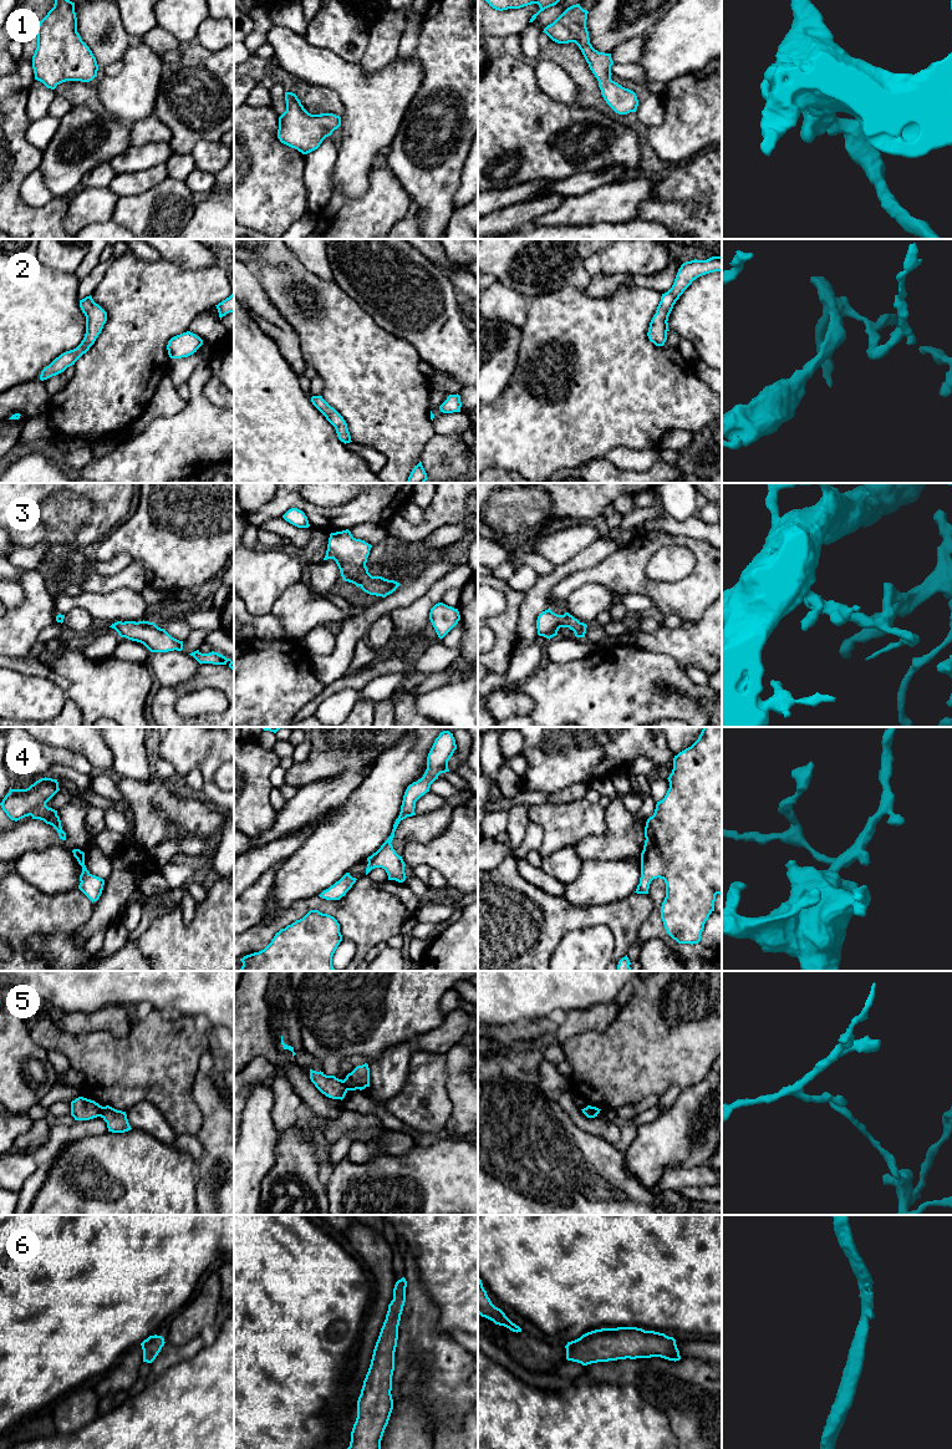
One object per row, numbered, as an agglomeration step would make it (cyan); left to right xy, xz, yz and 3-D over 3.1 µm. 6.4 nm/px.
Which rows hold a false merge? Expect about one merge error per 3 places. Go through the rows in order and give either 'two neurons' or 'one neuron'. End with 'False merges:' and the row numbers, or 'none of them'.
1: one neuron
2: one neuron
3: one neuron
4: one neuron
5: two neurons
6: one neuron
False merges: 5

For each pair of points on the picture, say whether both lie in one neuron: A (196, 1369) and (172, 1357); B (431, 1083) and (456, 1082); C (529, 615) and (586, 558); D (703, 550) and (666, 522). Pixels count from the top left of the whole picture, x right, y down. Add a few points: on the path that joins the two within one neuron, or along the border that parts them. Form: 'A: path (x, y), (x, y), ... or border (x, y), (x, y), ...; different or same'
A: border (204, 1346), (192, 1357), (177, 1362), (154, 1376); different
B: border (443, 1055), (446, 1093), (452, 1111); different
C: path (536, 598), (560, 572), (569, 568); same
D: border (653, 529), (686, 534), (704, 539), (708, 543); different

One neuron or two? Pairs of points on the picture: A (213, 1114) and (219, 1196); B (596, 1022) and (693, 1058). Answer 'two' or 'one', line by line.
A: one
B: two

